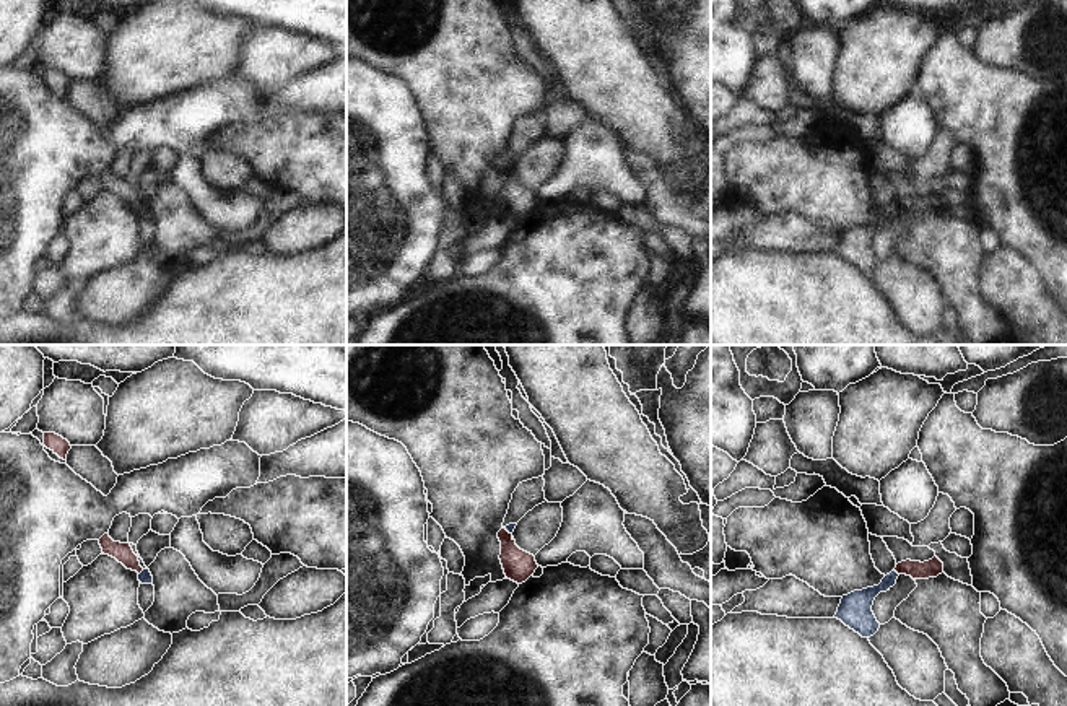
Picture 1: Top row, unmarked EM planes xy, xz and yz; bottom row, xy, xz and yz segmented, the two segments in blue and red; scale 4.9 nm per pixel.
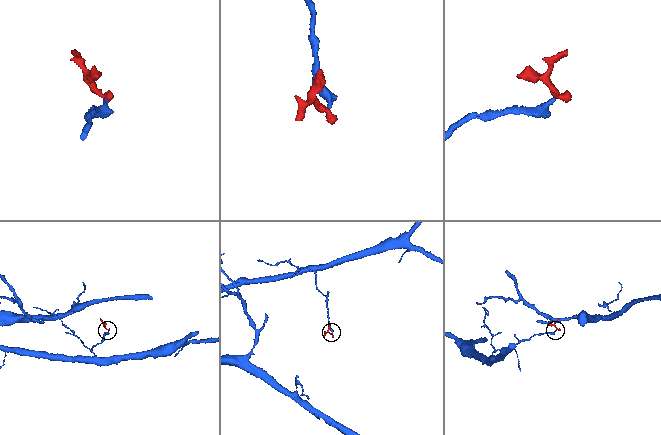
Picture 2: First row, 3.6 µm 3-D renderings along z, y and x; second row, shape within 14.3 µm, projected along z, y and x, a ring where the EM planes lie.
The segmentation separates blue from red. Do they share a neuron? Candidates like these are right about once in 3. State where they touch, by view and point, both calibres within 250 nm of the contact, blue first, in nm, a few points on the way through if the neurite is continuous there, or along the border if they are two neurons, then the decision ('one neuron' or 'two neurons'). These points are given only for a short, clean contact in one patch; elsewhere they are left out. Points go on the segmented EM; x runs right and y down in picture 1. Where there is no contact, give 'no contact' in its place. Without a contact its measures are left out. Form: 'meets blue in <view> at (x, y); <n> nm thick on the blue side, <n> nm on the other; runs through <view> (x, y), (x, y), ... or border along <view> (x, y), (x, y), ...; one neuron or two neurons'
meets blue in xy at (140, 573); 70 nm thick on the blue side, 100 nm on the other; border along xy (143, 570), (139, 575); two neurons

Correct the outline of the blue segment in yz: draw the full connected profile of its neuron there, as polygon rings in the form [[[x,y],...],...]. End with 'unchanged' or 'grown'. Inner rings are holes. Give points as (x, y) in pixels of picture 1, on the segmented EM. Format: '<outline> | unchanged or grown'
[[[891,571],[878,586],[843,595],[834,618],[841,620],[862,638],[873,636],[880,628],[872,612],[873,600],[880,592],[890,591],[896,584],[898,576],[896,571]]] | unchanged

